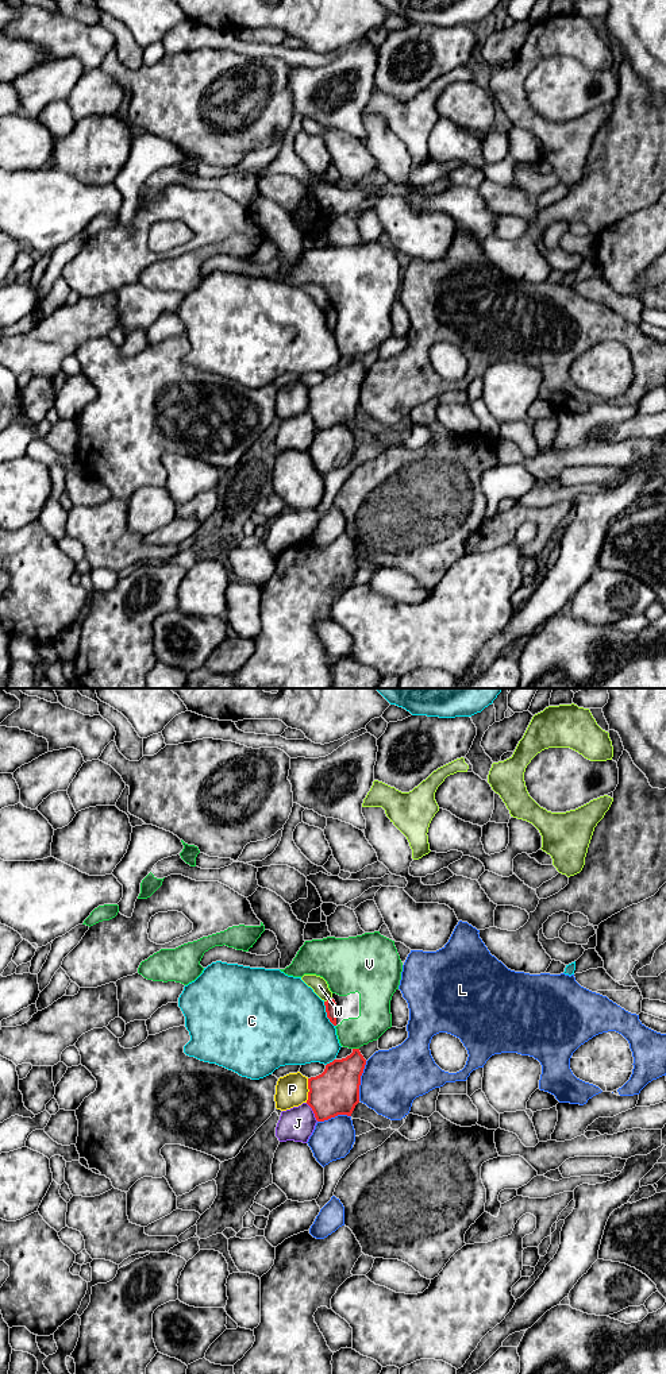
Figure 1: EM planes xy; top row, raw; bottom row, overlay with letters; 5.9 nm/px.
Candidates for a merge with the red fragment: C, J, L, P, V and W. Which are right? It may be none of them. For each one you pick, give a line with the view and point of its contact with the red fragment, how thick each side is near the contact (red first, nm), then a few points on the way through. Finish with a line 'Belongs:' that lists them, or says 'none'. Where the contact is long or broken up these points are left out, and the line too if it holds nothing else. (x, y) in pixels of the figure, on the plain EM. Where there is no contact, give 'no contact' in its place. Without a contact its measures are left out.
Belongs: none

